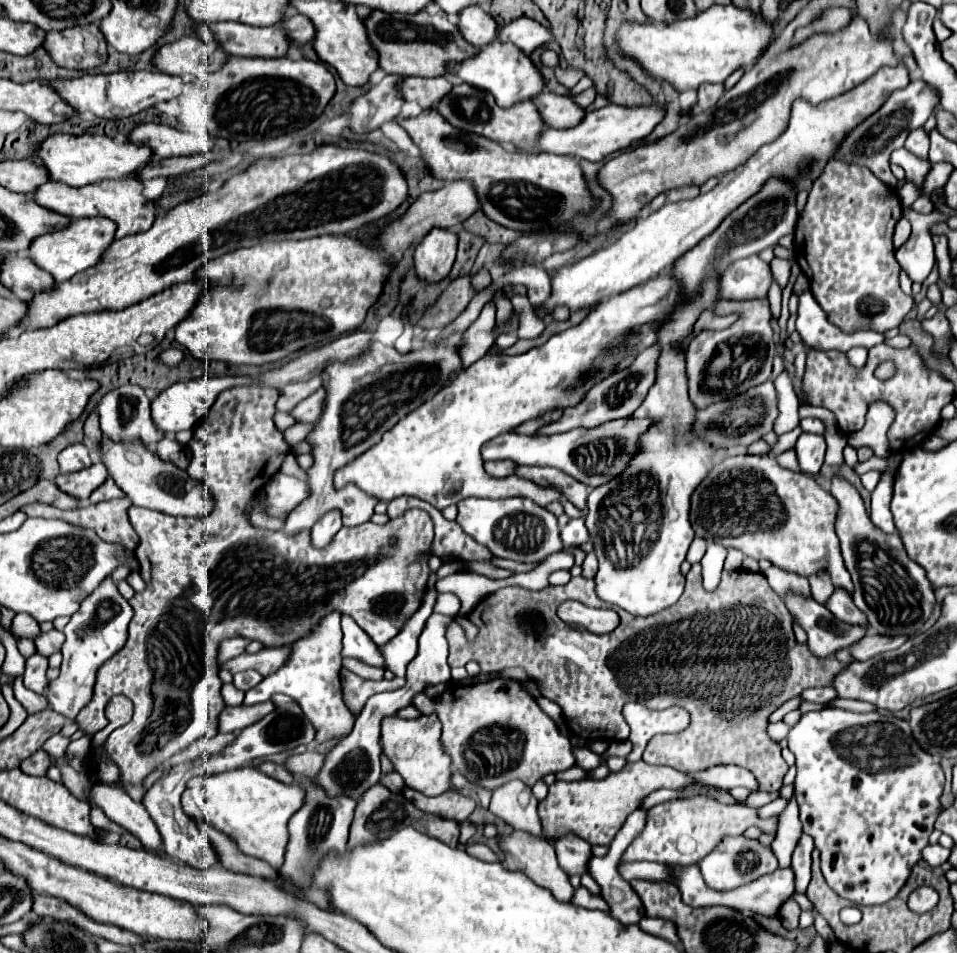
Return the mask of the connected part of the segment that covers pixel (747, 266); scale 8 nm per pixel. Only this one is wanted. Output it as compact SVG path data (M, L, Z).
M760 256L736 260L718 278L718 300L762 300L772 282L770 266Z

